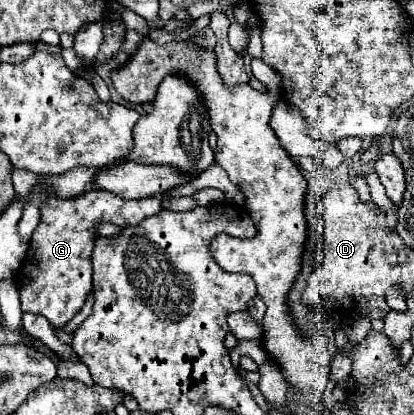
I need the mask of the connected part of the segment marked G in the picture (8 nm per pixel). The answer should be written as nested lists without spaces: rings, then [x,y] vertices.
[[[90,191],[84,199],[62,203],[62,199],[48,199],[40,205],[40,223],[32,233],[28,255],[18,271],[18,291],[22,311],[42,315],[52,327],[64,327],[84,305],[92,291],[92,249],[96,241],[94,227],[98,223],[116,223],[122,227],[138,225],[146,217],[160,211],[160,199],[126,201],[110,191]]]

